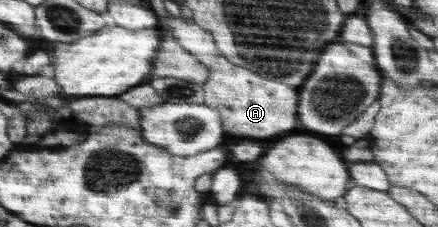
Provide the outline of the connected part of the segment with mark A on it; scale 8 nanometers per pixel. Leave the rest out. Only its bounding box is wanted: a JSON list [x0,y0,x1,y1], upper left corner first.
[167,18,299,140]

